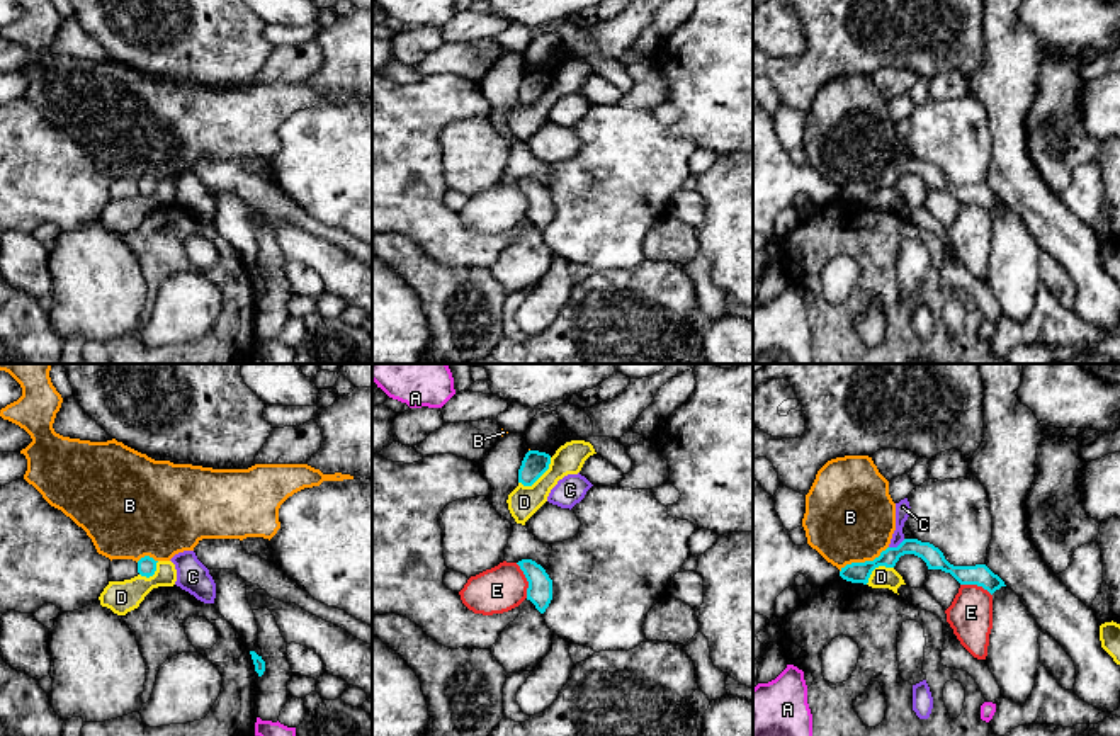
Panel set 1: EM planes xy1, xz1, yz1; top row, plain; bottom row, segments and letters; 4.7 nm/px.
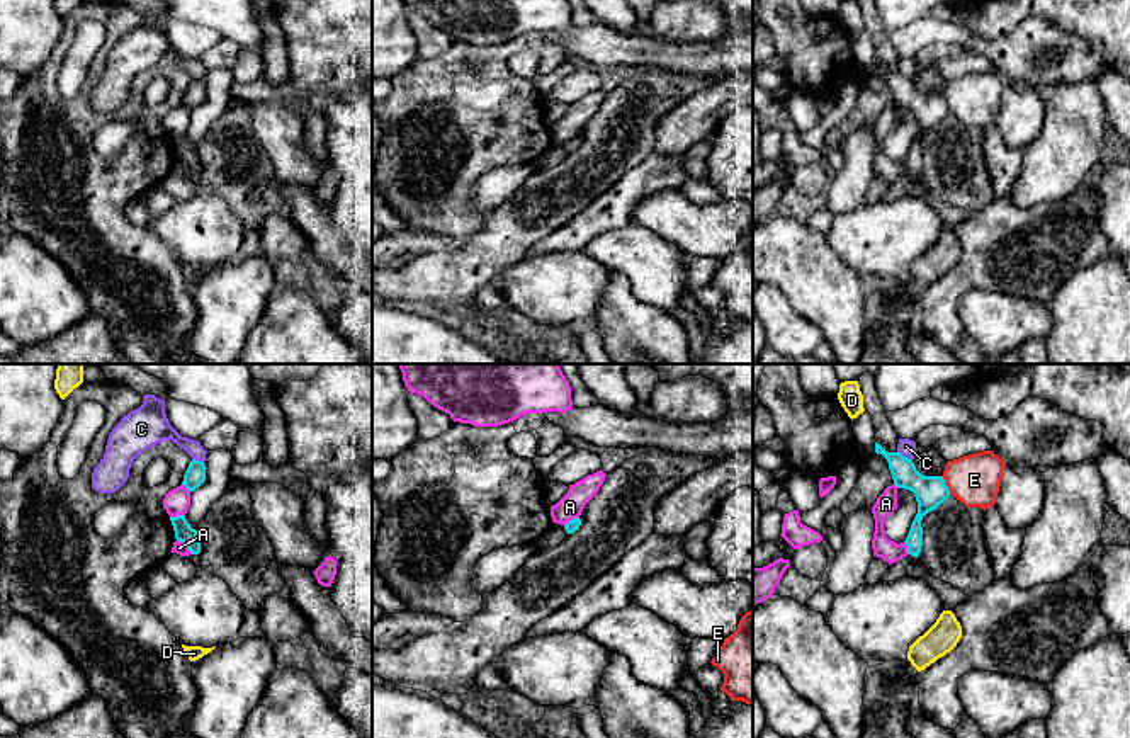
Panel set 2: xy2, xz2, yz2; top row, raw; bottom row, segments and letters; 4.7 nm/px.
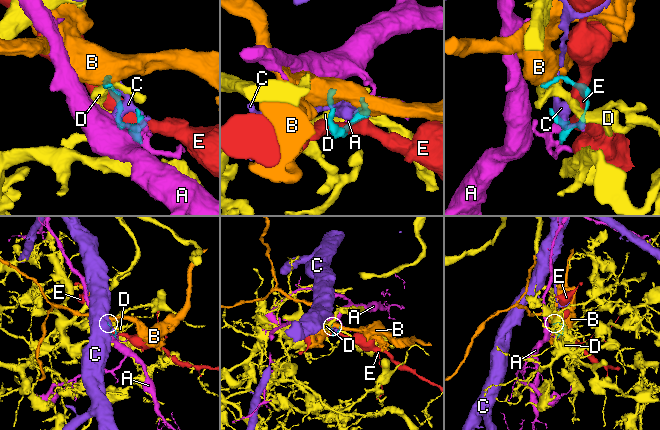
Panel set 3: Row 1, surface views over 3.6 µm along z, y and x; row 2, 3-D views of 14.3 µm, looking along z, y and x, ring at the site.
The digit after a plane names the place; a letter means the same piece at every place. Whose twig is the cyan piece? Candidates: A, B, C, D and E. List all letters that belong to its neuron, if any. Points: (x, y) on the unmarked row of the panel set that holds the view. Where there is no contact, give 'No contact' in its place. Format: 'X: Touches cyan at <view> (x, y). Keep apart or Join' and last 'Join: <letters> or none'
A: Touches cyan at xy2 (186, 164). Keep apart
B: Touches cyan at yz1 (865, 181). Keep apart
C: Touches cyan at yz1 (898, 165). Keep apart
D: Touches cyan at xz1 (537, 97). Keep apart
E: Touches cyan at xz1 (527, 199). Keep apart
Join: none

